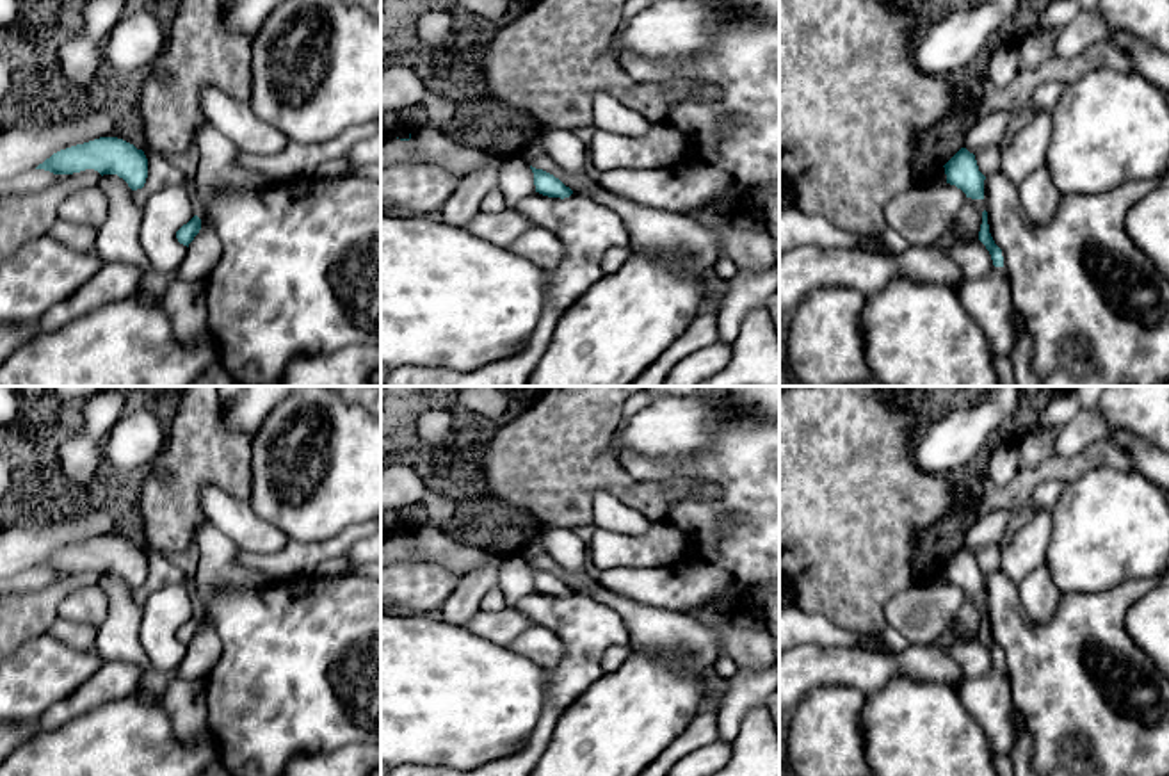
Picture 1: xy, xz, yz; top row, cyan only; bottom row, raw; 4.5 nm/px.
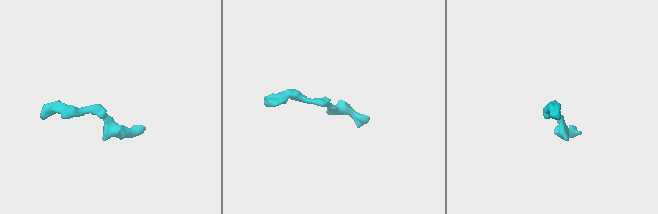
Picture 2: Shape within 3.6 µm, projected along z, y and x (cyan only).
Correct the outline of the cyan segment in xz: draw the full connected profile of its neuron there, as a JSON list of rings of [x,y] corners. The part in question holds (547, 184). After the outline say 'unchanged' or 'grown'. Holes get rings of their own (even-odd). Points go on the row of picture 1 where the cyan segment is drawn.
[[[532,167],[534,173],[534,185],[536,185],[536,192],[548,196],[548,198],[569,198],[573,194],[573,190],[569,187],[566,187],[559,178],[555,178],[553,174],[543,171],[543,169],[536,169]]]; unchanged

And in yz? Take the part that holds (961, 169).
[[[961,148],[945,166],[947,183],[961,189],[966,198],[984,199],[986,176],[979,171],[975,155]]]; unchanged

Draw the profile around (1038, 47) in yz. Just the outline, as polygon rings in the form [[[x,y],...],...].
[[[1062,28],[1030,34],[1016,44],[1020,69],[1032,69],[1055,55],[1055,43]]]

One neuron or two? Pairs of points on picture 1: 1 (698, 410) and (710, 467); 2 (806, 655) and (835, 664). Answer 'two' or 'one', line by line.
1: two
2: one

